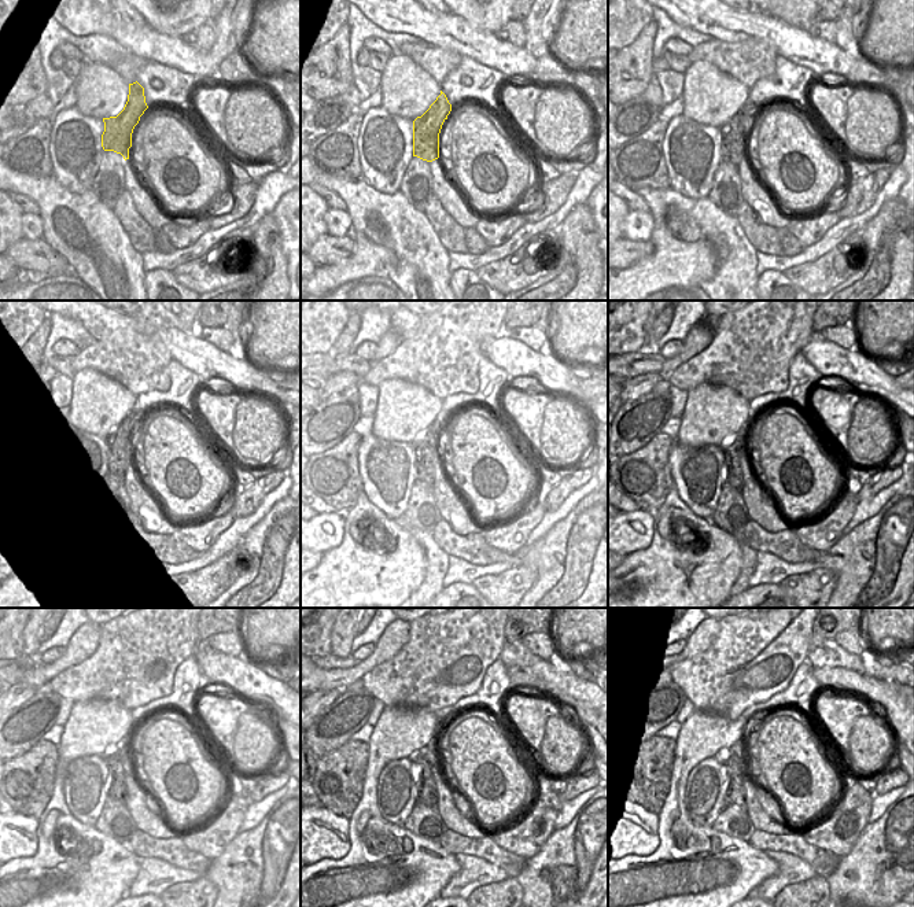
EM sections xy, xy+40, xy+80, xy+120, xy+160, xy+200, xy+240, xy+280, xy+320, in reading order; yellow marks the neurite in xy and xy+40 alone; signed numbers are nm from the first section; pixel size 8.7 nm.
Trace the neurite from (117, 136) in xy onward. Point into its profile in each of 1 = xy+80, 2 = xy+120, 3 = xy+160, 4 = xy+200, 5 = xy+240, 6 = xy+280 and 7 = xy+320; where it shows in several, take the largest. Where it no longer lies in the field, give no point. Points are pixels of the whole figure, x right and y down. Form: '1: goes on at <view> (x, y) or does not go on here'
1: goes on at xy+80 (733, 133)
2: goes on at xy+120 (118, 445)
3: goes on at xy+160 (427, 457)
4: goes on at xy+200 (736, 457)
5: goes on at xy+240 (117, 771)
6: goes on at xy+280 (427, 793)
7: goes on at xy+320 (734, 791)

